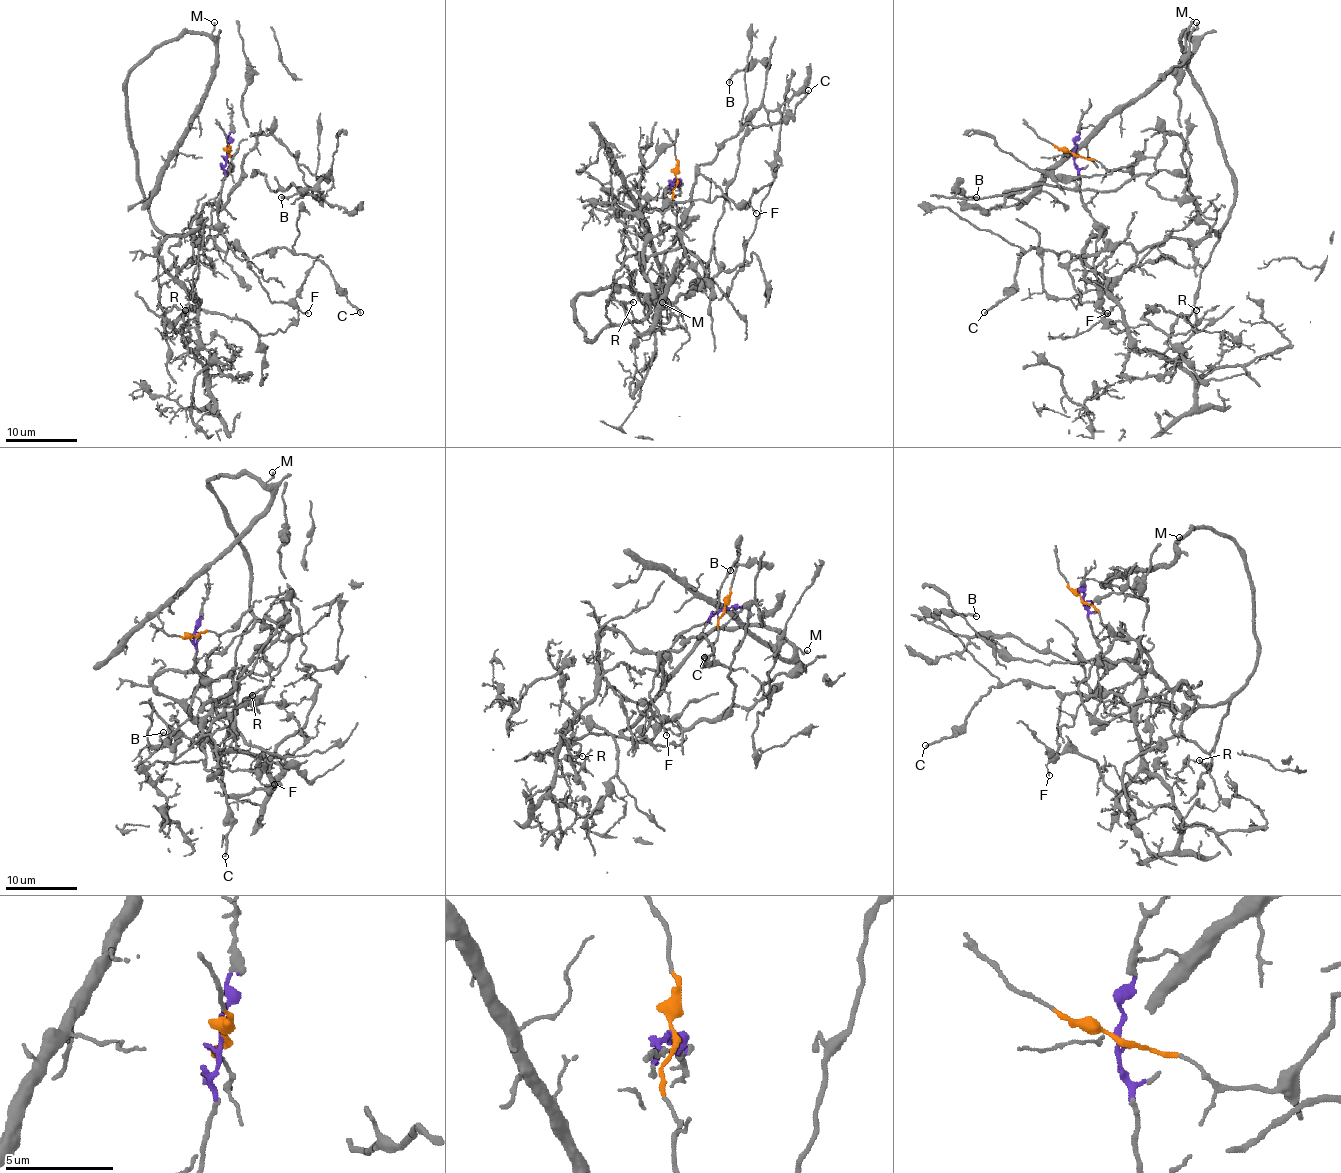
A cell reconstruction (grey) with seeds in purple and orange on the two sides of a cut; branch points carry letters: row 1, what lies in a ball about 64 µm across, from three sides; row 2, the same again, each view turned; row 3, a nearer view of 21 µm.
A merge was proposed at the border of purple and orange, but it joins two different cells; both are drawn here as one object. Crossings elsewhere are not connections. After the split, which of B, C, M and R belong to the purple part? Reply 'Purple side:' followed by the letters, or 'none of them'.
Purple side: none of them

